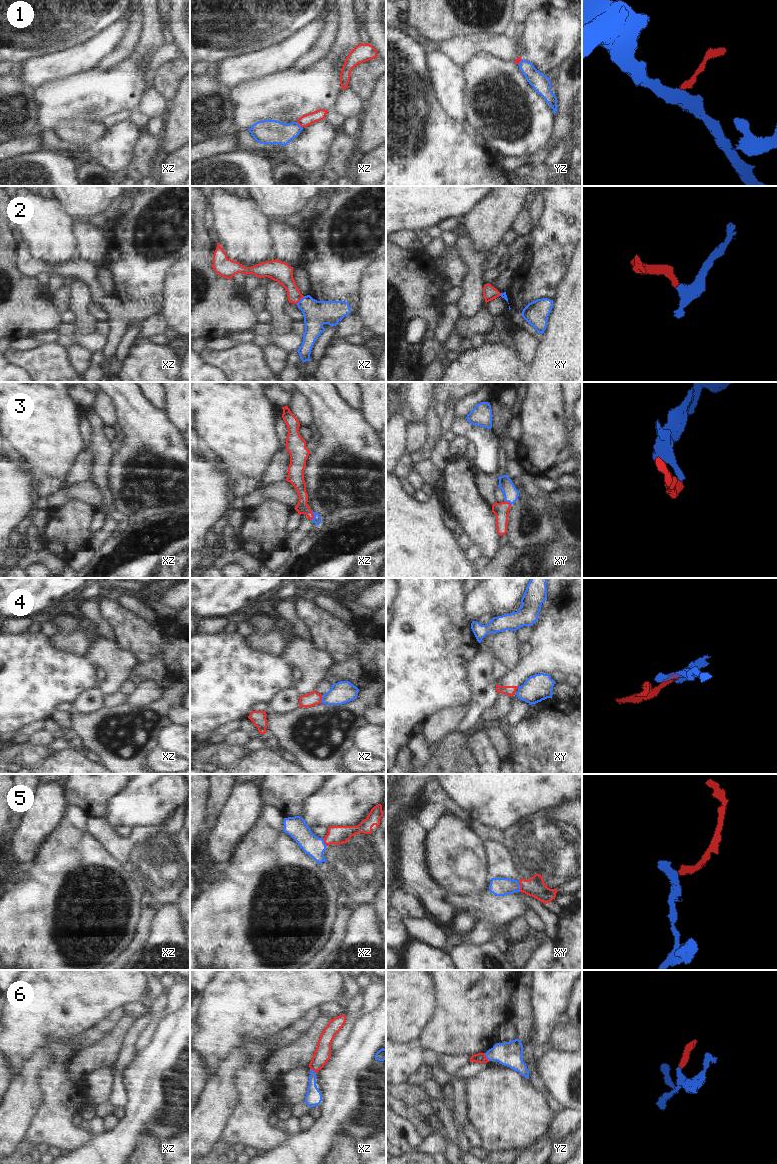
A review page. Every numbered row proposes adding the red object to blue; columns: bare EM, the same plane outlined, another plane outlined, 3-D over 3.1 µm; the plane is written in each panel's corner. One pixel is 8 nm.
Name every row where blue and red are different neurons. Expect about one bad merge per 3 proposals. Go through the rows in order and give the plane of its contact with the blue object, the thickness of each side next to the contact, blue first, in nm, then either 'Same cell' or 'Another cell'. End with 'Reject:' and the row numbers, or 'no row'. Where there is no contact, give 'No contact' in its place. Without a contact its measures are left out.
1: Touches blue in xz. Thickness 190 nm (blue) against 90 nm. Another cell
2: Touches blue in xz. Thickness 200 nm (blue) against 160 nm. Same cell
3: Touches blue in xz. Thickness 60 nm (blue) against 100 nm. Same cell
4: Touches blue in xz. Thickness 180 nm (blue) against 110 nm. Another cell
5: Touches blue in xy. Thickness 140 nm (blue) against 160 nm. Same cell
6: Touches blue in yz. Thickness 200 nm (blue) against 80 nm. Same cell
Reject: 1, 4.

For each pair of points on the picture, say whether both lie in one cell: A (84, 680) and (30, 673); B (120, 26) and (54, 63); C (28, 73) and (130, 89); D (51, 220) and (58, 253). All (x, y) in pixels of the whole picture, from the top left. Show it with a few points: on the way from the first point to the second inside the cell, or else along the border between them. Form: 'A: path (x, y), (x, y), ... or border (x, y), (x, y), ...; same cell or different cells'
A: path (71, 676), (43, 676); same cell
B: path (104, 42), (83, 57), (70, 61); same cell
C: border (85, 70), (70, 76), (50, 80), (41, 85); different cells
D: path (51, 228), (51, 242), (54, 245); same cell

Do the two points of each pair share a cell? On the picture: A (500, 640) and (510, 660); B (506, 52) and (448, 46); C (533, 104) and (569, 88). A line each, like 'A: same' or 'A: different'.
A: same
B: same
C: different

